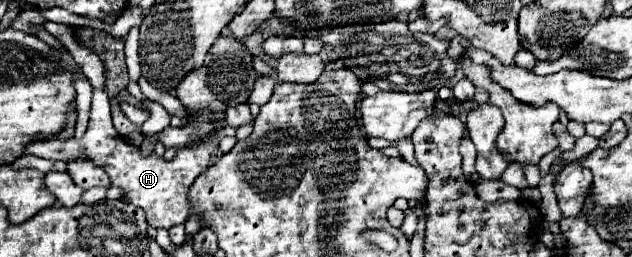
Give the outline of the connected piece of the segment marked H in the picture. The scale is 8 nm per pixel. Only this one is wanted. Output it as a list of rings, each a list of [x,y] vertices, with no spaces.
[[[46,21],[44,28],[66,46],[66,50],[72,54],[76,64],[82,68],[84,76],[90,80],[90,84],[94,88],[92,112],[90,112],[88,130],[82,140],[72,138],[66,142],[58,142],[58,140],[32,142],[32,146],[28,146],[28,150],[24,150],[24,154],[34,154],[34,156],[40,156],[40,158],[46,158],[52,162],[54,160],[68,162],[68,160],[76,158],[78,154],[82,154],[82,156],[94,160],[98,166],[102,166],[108,172],[108,176],[112,178],[112,186],[120,188],[128,202],[144,208],[146,220],[150,226],[170,230],[172,226],[186,222],[186,218],[190,216],[188,190],[190,190],[192,182],[214,162],[214,158],[220,156],[220,152],[218,152],[218,144],[222,138],[220,130],[216,130],[204,138],[194,138],[194,142],[190,142],[188,146],[178,148],[176,156],[168,162],[164,158],[160,158],[156,152],[152,152],[150,156],[144,156],[138,146],[124,142],[124,138],[120,138],[112,126],[110,100],[104,92],[104,66],[102,66],[100,58],[94,52],[86,50],[84,46],[76,44],[76,40],[72,38],[72,32],[66,24],[54,24],[54,22]]]

